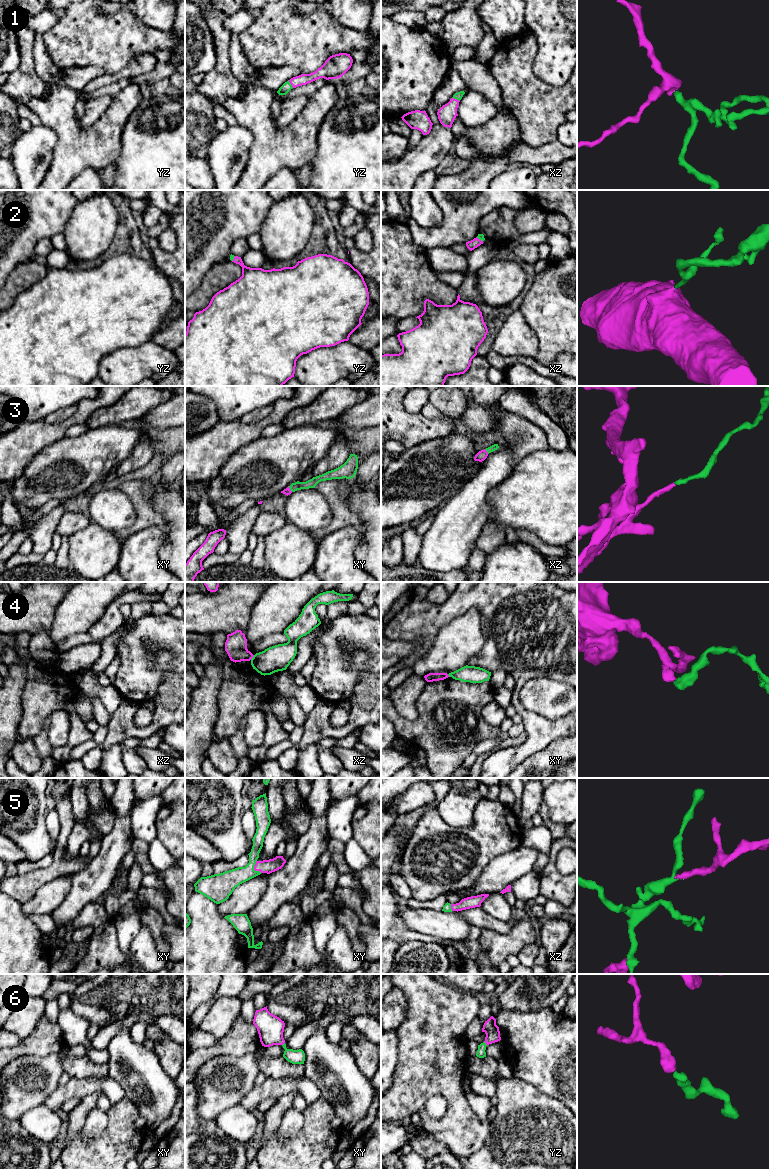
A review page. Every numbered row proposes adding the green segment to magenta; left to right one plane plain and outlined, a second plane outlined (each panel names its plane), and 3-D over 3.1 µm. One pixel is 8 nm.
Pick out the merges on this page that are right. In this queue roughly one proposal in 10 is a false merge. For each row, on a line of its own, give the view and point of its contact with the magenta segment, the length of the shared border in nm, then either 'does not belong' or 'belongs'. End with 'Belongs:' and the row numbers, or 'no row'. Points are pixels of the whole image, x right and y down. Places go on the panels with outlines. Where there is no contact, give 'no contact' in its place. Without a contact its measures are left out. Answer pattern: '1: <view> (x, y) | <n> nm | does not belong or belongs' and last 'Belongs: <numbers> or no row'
1: yz (290, 83) | 80 nm | belongs
2: xz (479, 239) | 70 nm | belongs
3: xz (486, 451) | 50 nm | belongs
4: xz (252, 657) | 50 nm | does not belong
5: xy (254, 868) | 110 nm | belongs
6: yz (485, 1042) | 40 nm | belongs
Belongs: 1, 2, 3, 5, 6

